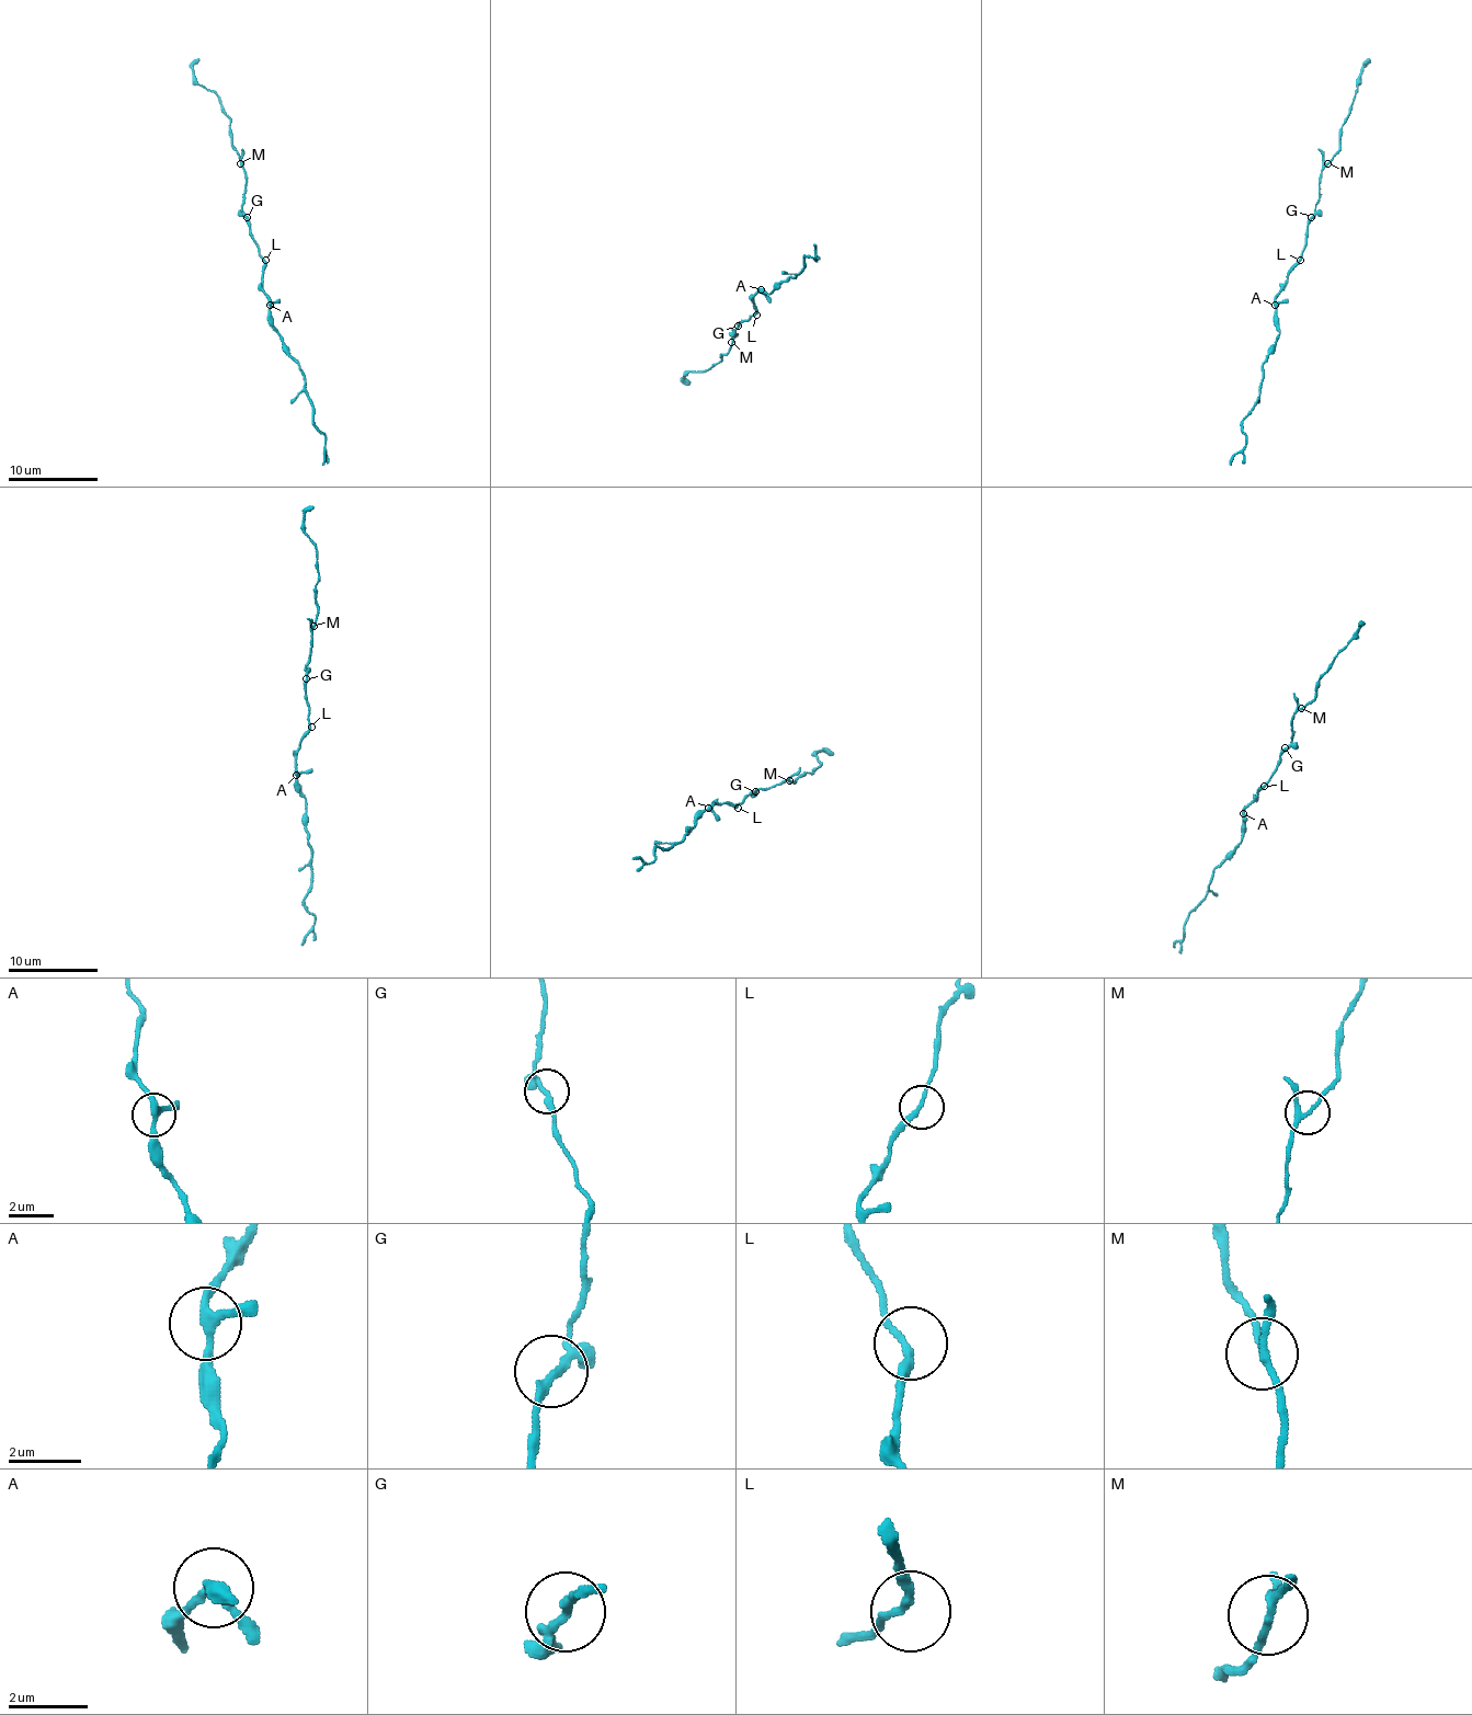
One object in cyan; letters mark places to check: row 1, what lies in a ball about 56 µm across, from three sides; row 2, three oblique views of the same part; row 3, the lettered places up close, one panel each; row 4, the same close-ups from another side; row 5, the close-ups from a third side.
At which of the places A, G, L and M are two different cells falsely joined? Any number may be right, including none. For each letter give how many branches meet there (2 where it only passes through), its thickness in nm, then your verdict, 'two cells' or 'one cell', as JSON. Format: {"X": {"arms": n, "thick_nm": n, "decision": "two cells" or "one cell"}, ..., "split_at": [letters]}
{"A": {"arms": 3, "thick_nm": 220, "decision": "one cell"}, "G": {"arms": 3, "thick_nm": 190, "decision": "one cell"}, "L": {"arms": 2, "thick_nm": 200, "decision": "one cell"}, "M": {"arms": 3, "thick_nm": 170, "decision": "one cell"}, "split_at": []}

